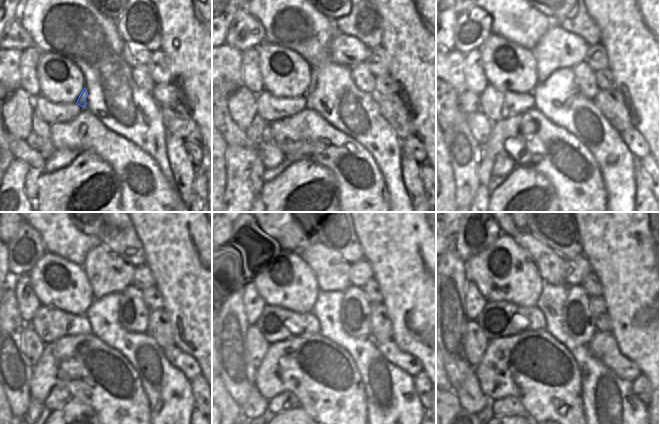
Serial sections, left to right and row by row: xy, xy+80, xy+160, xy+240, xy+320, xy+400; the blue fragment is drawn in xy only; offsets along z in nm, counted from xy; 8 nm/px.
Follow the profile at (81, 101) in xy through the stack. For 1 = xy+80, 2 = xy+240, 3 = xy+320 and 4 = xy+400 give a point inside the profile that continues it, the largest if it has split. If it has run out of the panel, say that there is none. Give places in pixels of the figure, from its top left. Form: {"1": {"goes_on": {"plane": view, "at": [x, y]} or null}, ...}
{"1": {"goes_on": {"plane": "xy+80", "at": [313, 71]}}, "2": {"goes_on": {"plane": "xy+240", "at": [107, 273]}}, "3": {"goes_on": {"plane": "xy+320", "at": [332, 273]}}, "4": {"goes_on": {"plane": "xy+400", "at": [552, 267]}}}

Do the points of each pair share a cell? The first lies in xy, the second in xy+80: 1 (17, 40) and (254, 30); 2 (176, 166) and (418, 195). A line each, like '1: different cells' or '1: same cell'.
1: same cell
2: same cell

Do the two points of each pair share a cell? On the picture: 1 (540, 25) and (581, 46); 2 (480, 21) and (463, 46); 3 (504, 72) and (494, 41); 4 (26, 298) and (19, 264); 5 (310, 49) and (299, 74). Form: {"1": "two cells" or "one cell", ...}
{"1": "two cells", "2": "one cell", "3": "one cell", "4": "two cells", "5": "two cells"}

